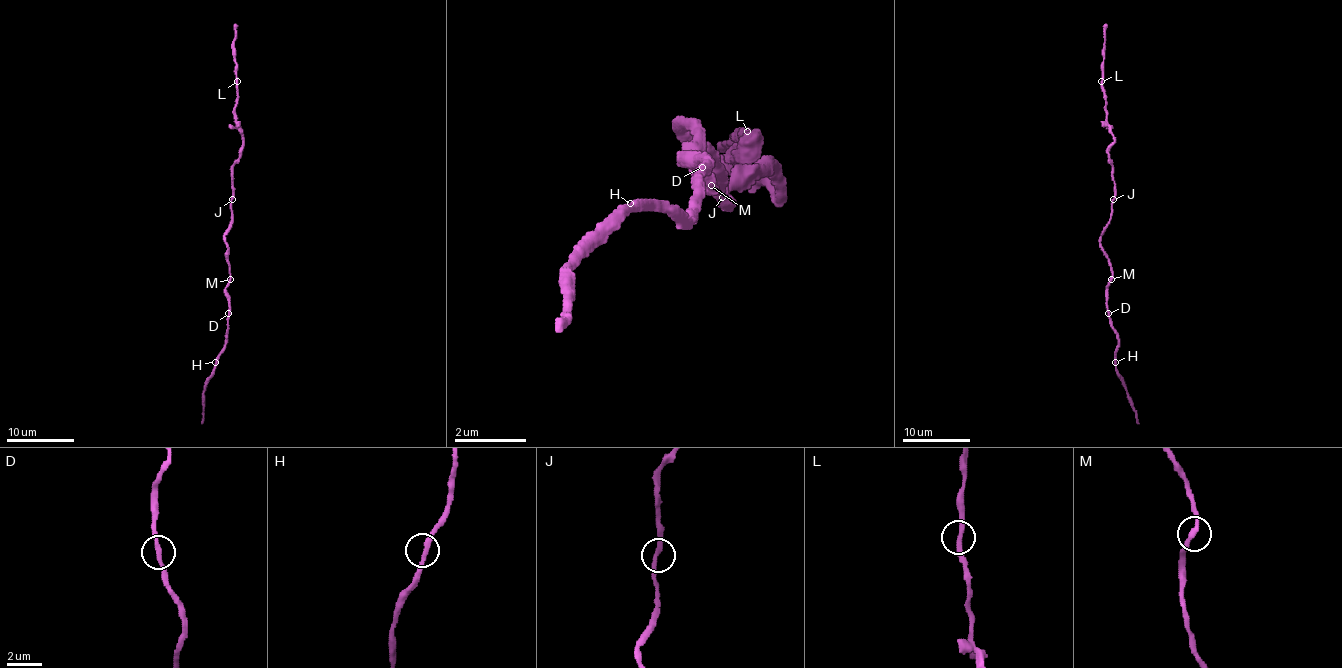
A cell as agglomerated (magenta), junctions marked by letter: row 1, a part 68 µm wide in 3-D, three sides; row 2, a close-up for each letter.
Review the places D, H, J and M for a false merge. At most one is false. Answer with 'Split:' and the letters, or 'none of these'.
Split: none of these

